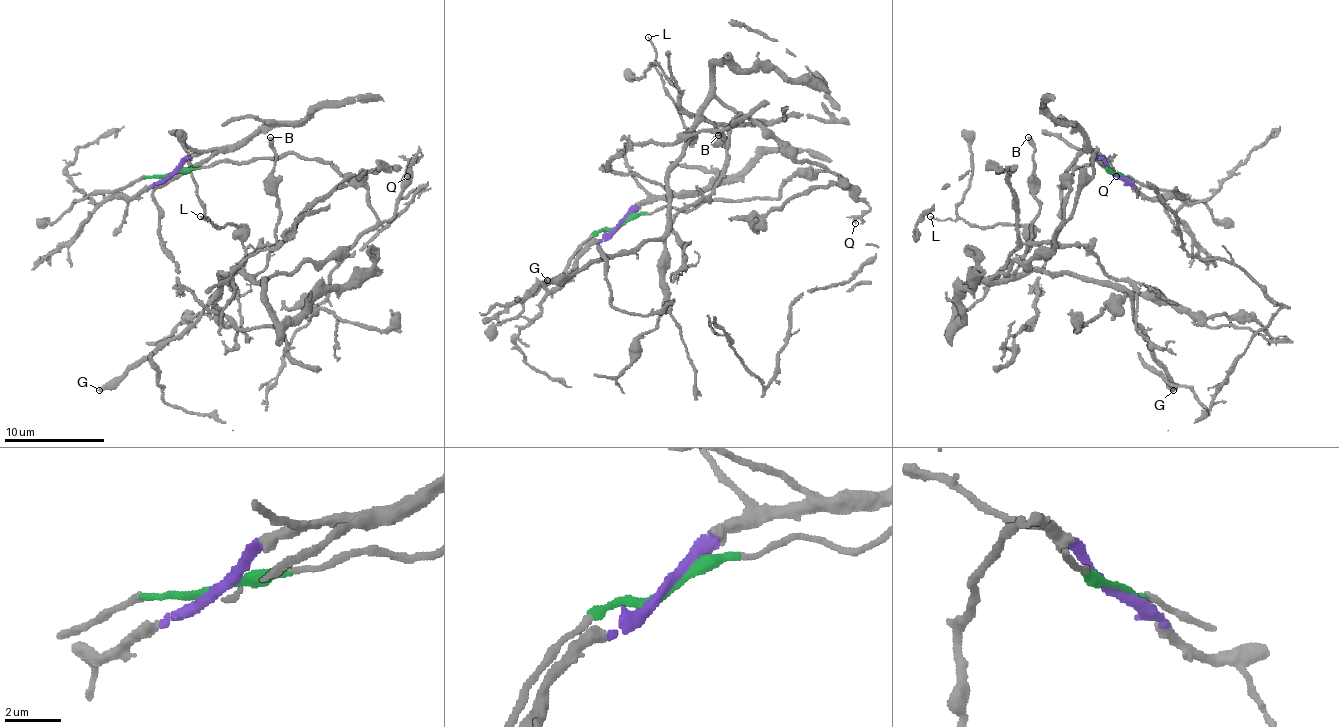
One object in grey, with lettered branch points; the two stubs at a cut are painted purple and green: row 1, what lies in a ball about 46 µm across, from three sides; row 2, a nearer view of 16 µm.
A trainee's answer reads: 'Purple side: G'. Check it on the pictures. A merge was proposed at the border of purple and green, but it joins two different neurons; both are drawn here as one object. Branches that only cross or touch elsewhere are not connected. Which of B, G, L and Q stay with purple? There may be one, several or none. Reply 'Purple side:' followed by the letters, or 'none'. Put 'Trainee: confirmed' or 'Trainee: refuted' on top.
Trainee: refuted
Purple side: none

